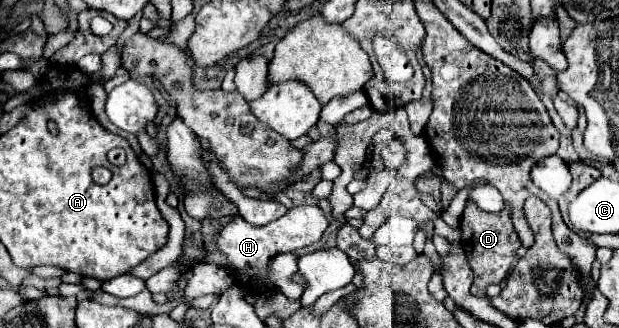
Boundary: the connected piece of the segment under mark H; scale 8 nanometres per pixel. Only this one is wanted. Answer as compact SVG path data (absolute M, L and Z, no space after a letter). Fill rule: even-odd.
M317 205L293 207L283 217L279 217L263 227L249 225L239 215L235 215L235 221L231 221L225 229L221 229L221 233L217 237L217 247L227 255L229 267L237 273L237 277L243 285L261 289L263 287L261 275L267 273L267 265L275 255L295 251L295 249L315 243L327 229L327 225L329 225L329 219L323 215L323 211Z

